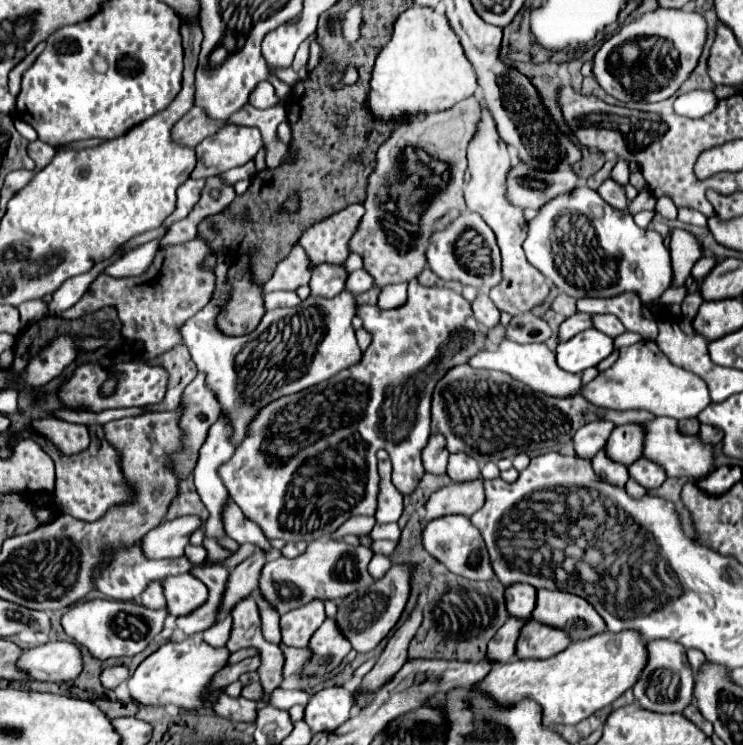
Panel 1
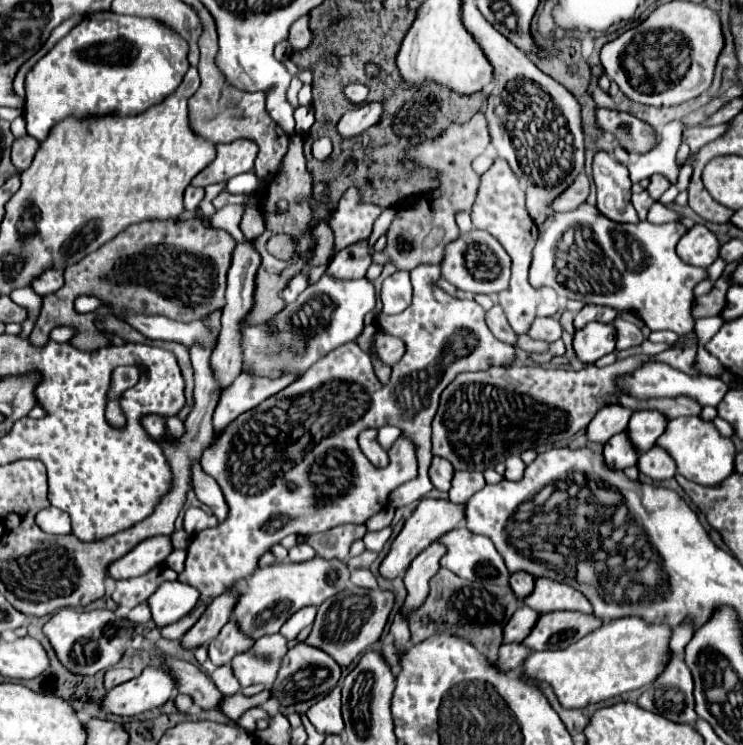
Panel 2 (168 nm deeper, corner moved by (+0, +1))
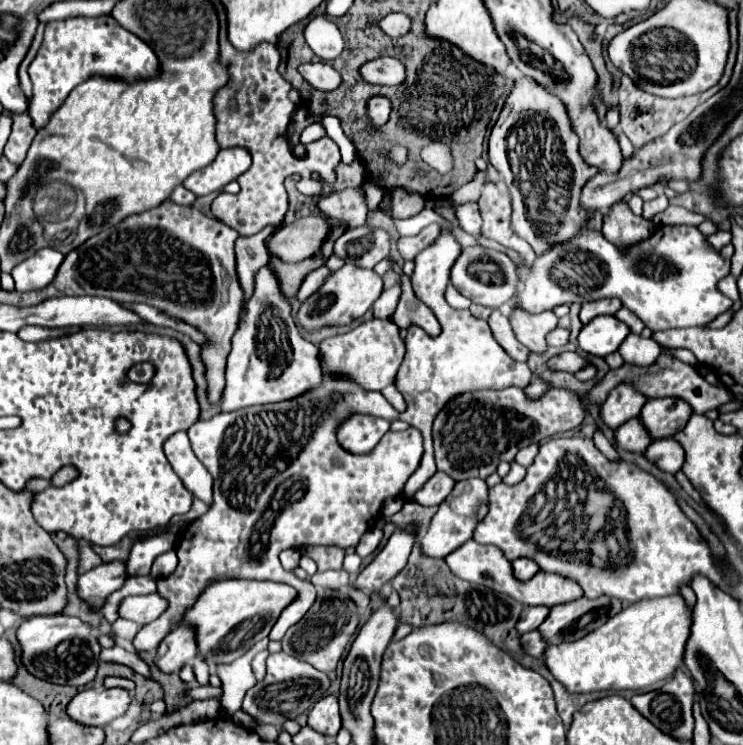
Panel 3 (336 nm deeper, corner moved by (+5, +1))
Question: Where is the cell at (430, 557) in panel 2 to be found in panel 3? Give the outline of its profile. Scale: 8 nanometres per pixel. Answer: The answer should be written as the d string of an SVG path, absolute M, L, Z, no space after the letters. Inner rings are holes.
M468 479L468 481L456 483L456 487L448 495L448 499L444 499L438 513L432 517L432 523L422 539L424 553L432 555L432 557L446 557L448 553L452 553L454 549L464 545L468 539L472 539L472 533L474 533L476 525L482 521L486 511L488 511L488 485L486 485L486 481Z

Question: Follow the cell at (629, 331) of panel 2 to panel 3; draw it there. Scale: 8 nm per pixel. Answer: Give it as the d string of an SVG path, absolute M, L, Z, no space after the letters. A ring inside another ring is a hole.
M630 335L618 349L626 363L632 365L650 365L662 353L662 347L654 339L646 339L642 335Z

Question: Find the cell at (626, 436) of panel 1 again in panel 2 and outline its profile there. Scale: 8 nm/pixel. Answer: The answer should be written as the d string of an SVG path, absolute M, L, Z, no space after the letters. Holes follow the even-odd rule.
M657 411L633 413L627 425L627 435L631 439L631 445L637 451L649 451L659 439L659 435L665 431L665 423L667 419Z

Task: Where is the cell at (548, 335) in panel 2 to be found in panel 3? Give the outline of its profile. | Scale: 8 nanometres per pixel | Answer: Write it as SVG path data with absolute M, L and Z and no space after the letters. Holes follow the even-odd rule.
M558 327L556 331L552 331L552 335L548 335L548 343L552 347L564 347L564 345L568 345L568 337L570 337L570 331Z

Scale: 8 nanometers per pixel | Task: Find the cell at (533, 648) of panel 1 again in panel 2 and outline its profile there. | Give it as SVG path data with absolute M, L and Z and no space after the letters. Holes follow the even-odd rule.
M573 611L545 613L539 617L523 645L529 651L565 649L601 625L603 621L599 621L595 615L581 615Z

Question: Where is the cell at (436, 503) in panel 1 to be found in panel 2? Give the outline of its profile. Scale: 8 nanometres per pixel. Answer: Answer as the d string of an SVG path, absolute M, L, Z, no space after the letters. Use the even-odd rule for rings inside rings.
M421 499L415 513L407 519L403 531L393 541L389 555L383 559L381 569L379 569L381 575L393 579L393 577L399 577L401 573L405 573L407 567L411 565L411 561L423 549L427 549L431 543L435 543L437 537L441 537L445 531L451 531L453 527L459 527L465 521L465 507L467 505L457 505L457 503L451 503L449 499Z

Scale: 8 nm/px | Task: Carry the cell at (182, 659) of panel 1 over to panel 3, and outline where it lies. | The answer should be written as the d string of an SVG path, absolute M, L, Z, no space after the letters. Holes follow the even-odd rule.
M84 689L66 707L72 721L92 727L104 727L112 719L126 713L130 695L124 689Z

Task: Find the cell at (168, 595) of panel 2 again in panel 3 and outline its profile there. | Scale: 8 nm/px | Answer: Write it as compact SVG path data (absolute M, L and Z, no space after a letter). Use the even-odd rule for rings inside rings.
M156 593L144 595L144 597L128 597L128 599L120 601L118 615L122 619L138 617L132 621L138 625L144 625L144 623L150 623L152 619L156 619L164 611L164 607L166 607L164 599L160 599Z

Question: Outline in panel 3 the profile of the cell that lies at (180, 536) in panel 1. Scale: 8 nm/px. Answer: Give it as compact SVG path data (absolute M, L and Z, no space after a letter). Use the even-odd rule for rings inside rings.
M110 561L80 575L76 591L82 601L90 601L94 597L106 599L110 593L118 591L124 585L124 581L126 581L124 561Z

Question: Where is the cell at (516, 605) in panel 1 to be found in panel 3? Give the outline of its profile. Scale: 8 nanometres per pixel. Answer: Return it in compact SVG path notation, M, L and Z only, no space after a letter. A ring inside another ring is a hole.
M520 557L520 559L512 561L512 567L514 567L514 573L516 573L516 577L520 581L528 581L528 579L532 579L540 571L536 561L528 559L528 557Z

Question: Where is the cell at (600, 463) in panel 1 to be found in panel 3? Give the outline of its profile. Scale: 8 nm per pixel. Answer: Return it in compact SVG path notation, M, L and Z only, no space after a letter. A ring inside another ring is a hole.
M634 417L616 429L616 441L620 447L624 447L632 453L644 453L648 449L648 445L652 443L652 437L648 435L640 417Z

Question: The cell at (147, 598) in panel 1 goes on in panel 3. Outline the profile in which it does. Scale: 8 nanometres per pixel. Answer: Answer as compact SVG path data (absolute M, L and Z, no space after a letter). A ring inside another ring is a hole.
M118 619L114 625L112 625L112 637L116 641L116 645L130 645L132 639L136 637L138 633L138 625L128 621L128 619Z

